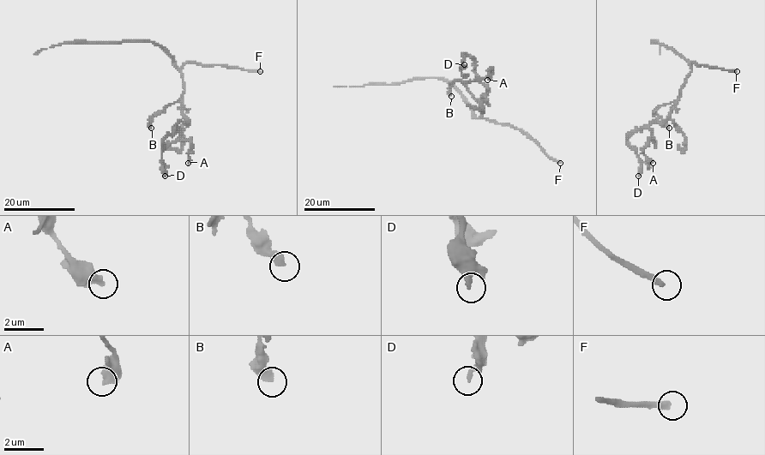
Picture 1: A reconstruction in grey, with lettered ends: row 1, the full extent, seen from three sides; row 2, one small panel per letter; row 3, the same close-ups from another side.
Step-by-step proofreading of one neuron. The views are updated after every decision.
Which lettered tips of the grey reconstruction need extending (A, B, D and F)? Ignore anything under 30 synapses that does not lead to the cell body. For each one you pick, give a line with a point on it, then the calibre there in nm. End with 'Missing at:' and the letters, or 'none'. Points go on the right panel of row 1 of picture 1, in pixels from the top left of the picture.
F: (737, 71) | 280 nm
Missing at: F

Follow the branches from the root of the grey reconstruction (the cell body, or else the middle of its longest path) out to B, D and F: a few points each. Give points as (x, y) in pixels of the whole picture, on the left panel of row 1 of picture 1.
B: (174, 62), (183, 77), (183, 96), (149, 119), (151, 128)
D: (174, 62), (183, 77), (183, 114), (187, 120), (180, 121), (164, 140), (162, 163), (165, 176)
F: (174, 62), (177, 68), (187, 62), (195, 62), (260, 71)

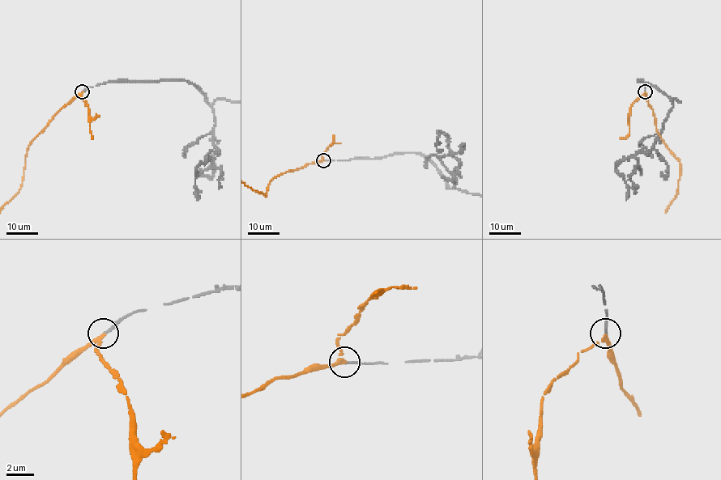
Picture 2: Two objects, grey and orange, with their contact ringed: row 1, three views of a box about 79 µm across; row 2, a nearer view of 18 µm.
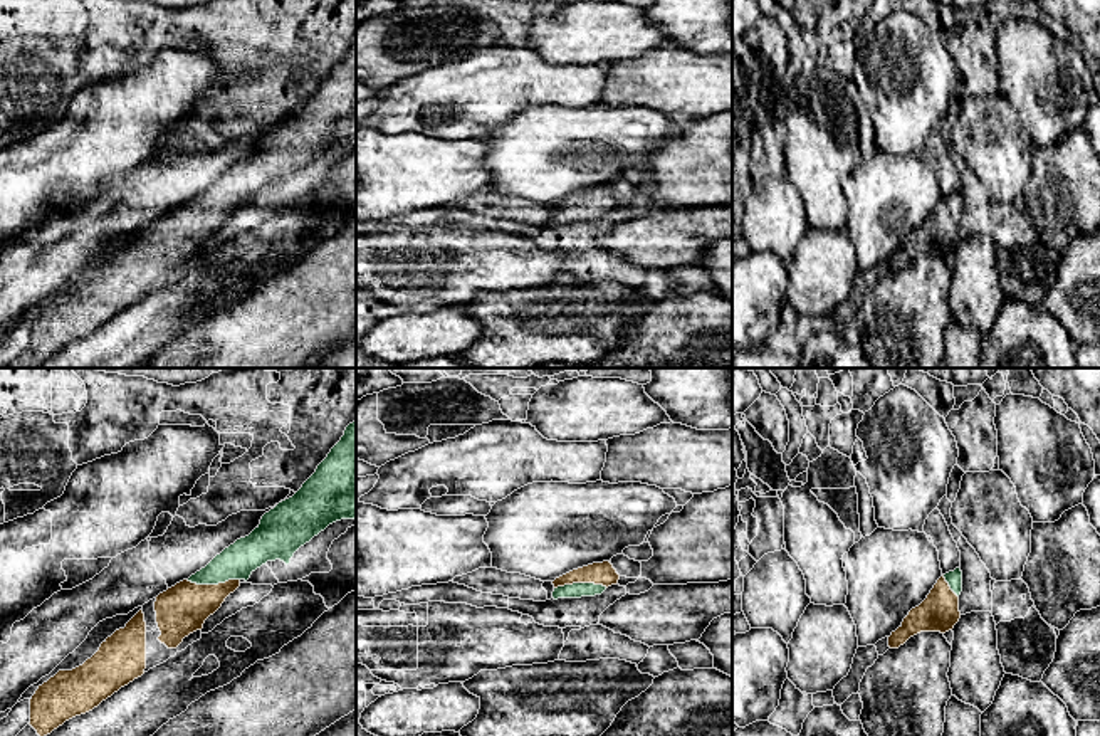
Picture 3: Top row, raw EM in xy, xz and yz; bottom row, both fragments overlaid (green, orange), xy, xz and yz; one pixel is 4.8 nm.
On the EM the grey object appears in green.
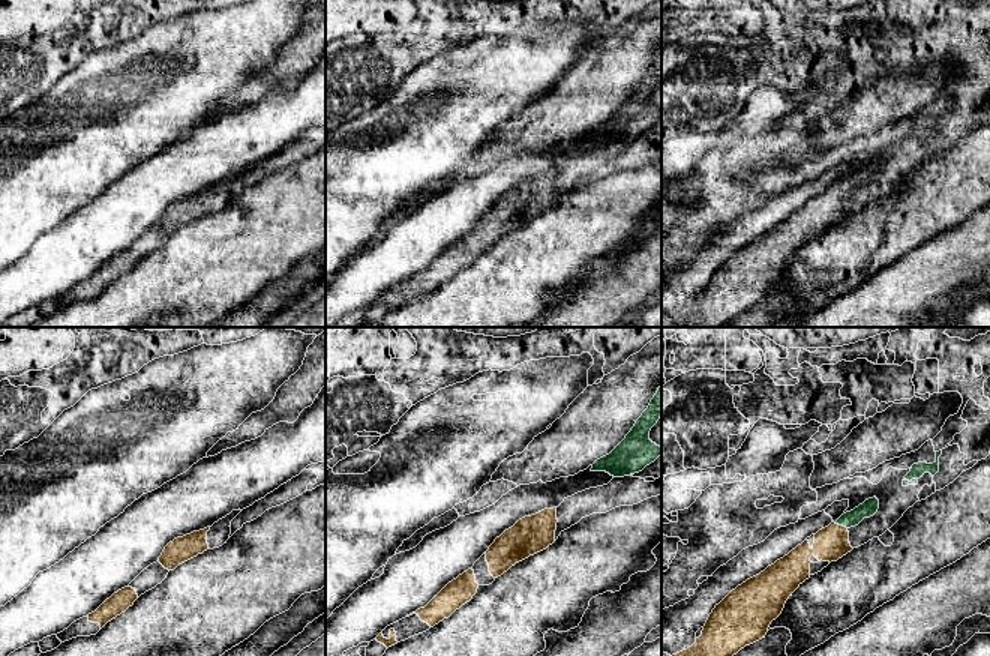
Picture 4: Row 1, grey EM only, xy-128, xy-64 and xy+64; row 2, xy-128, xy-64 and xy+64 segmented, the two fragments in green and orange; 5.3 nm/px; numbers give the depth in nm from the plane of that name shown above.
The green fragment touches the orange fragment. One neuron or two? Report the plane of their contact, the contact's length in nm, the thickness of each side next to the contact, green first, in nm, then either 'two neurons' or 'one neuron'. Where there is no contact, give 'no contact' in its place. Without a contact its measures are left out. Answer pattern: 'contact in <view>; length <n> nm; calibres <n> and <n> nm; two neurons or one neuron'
contact in xy; length 260 nm; calibres 170 and 240 nm; one neuron

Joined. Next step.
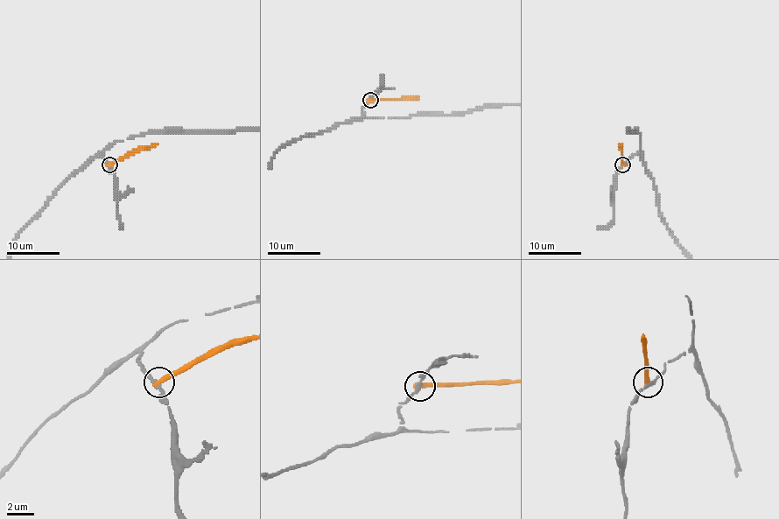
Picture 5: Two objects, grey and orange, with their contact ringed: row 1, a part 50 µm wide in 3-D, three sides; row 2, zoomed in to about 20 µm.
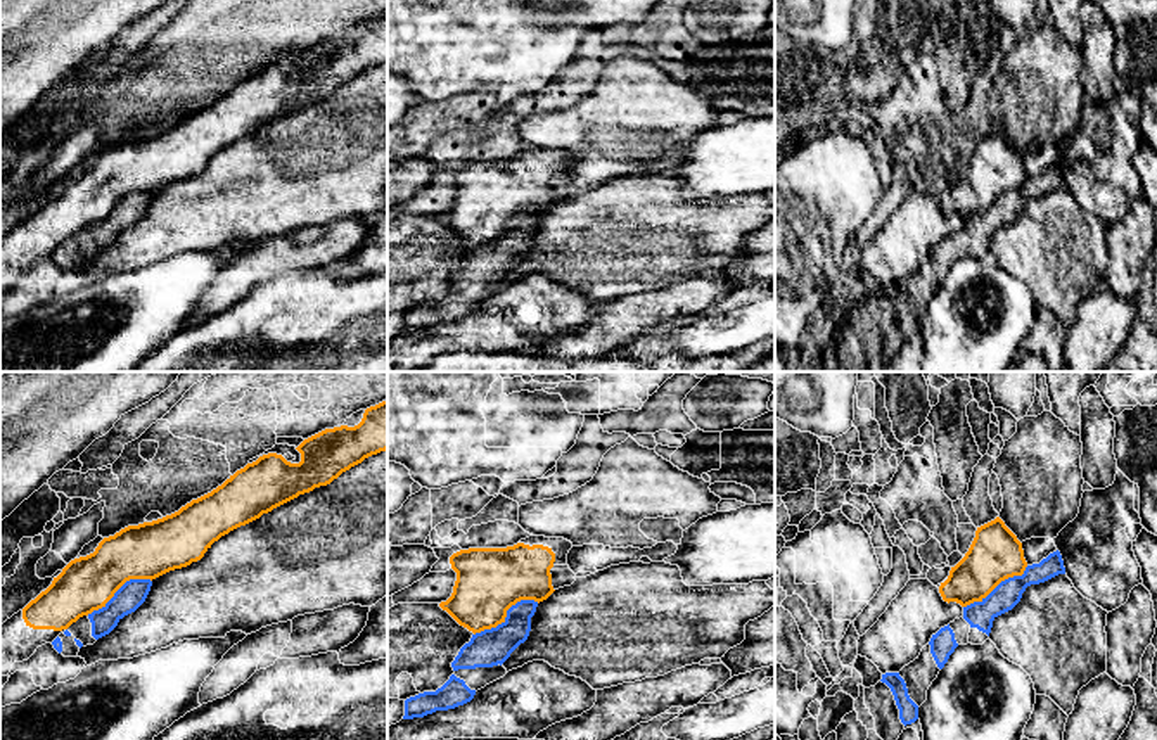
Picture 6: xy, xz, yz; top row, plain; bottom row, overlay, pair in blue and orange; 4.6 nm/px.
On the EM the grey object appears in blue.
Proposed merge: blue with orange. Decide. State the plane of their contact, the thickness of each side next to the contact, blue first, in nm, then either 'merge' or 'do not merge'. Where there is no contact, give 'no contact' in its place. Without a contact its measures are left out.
contact in xz; calibres 170 and 300 nm; do not merge

